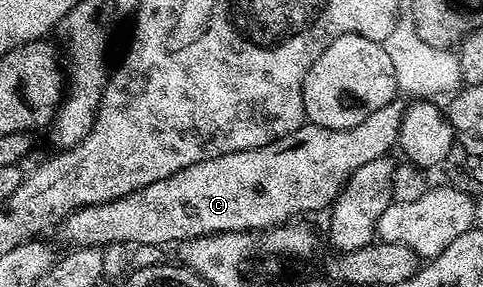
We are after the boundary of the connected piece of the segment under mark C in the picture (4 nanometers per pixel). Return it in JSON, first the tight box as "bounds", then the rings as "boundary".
{"bounds":[59,101,403,248],"boundary":[[[394,101],[375,109],[375,113],[359,121],[359,125],[350,131],[303,125],[298,131],[279,137],[274,143],[196,163],[163,181],[155,181],[143,189],[132,191],[129,195],[73,211],[61,220],[59,232],[73,247],[104,248],[110,243],[128,245],[135,242],[168,245],[172,239],[184,241],[199,235],[214,235],[216,231],[256,232],[258,229],[268,229],[296,220],[304,216],[301,215],[304,211],[324,212],[332,208],[338,193],[345,188],[345,182],[351,173],[355,173],[355,169],[359,169],[359,165],[367,165],[367,161],[375,161],[375,157],[380,155],[389,155],[392,147],[394,150],[398,146],[397,134],[401,128],[403,110],[399,103]]]}

